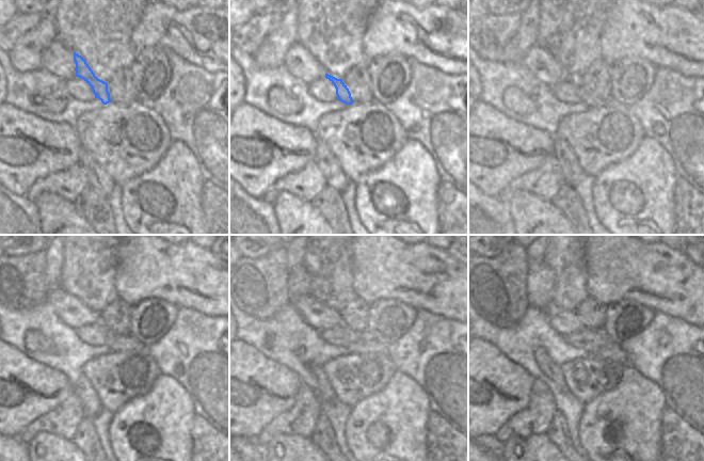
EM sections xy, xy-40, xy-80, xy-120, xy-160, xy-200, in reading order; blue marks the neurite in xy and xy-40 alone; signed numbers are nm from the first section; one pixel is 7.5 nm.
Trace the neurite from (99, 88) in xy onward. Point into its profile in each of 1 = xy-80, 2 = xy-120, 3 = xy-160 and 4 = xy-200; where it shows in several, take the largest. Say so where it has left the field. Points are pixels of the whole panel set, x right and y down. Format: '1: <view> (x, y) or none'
1: xy-80 (590, 100)
2: xy-120 (115, 343)
3: xy-160 (366, 345)
4: xy-200 (612, 351)

